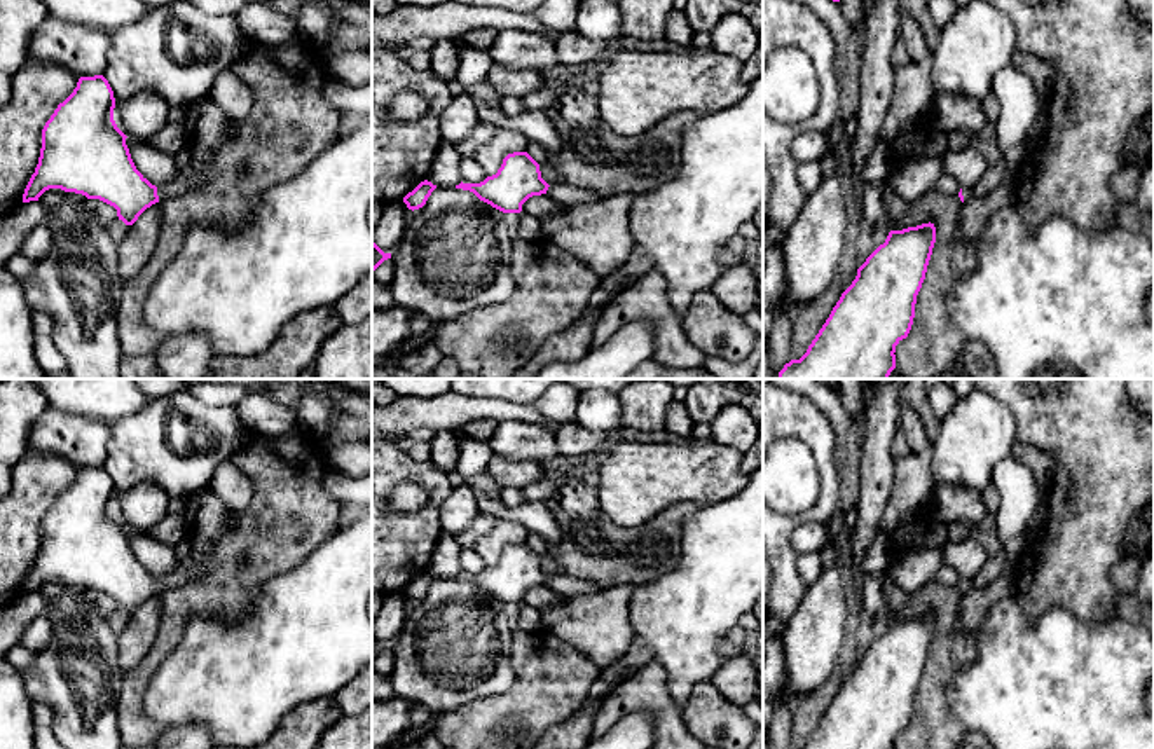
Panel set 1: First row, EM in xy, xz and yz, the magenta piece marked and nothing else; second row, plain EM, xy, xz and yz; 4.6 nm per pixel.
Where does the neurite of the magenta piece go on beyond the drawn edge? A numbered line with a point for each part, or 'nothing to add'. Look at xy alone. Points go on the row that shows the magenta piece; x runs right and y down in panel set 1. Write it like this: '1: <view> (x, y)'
1: xy (178, 185)

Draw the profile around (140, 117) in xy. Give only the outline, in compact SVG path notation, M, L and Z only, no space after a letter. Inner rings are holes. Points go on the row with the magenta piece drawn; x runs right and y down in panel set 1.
M141 91L115 103L113 120L131 140L148 143L168 122L171 107L157 94Z

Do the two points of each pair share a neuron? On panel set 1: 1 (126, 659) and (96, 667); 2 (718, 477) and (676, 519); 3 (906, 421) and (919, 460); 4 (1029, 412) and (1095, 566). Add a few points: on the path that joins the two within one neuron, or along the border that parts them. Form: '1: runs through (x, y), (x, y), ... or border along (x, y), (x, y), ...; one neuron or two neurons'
1: border along (116, 638), (119, 664), (124, 674); two neurons
2: border along (700, 505), (676, 501), (653, 517); two neurons
3: runs through (913, 430), (919, 451); one neuron
4: runs through (1067, 451), (1088, 472), (1088, 528); one neuron

